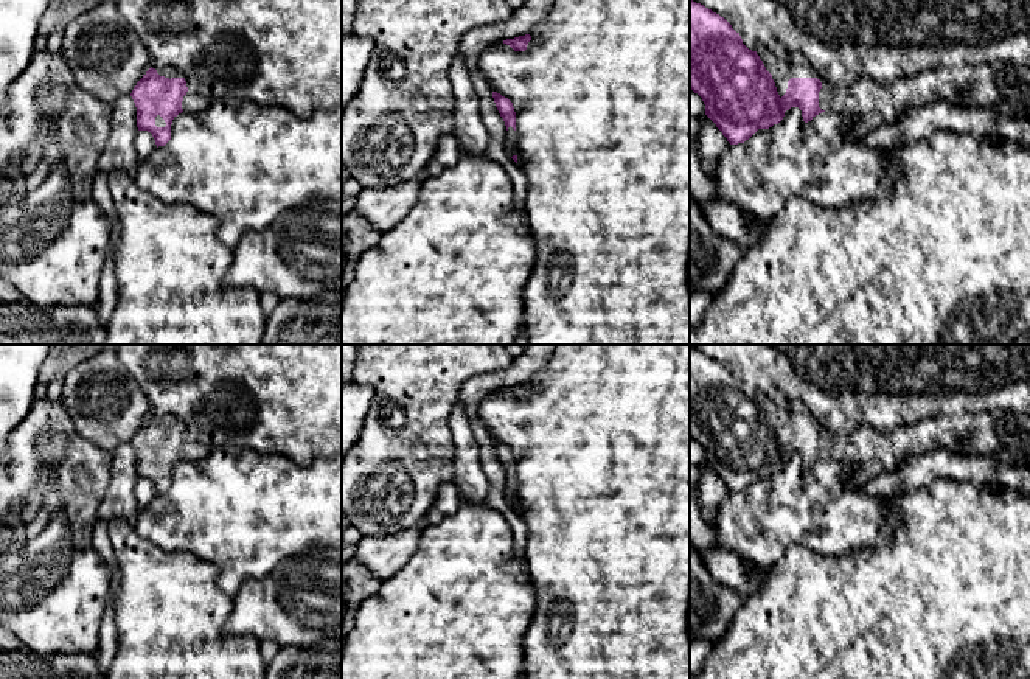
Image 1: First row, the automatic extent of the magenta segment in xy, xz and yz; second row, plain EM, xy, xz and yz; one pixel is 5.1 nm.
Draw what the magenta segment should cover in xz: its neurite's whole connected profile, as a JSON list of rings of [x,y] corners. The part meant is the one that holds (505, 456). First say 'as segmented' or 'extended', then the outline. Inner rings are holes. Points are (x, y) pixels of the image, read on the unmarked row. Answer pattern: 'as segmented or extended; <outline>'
extended; [[[492,440],[492,446],[506,474],[505,496],[506,500],[511,503],[514,502],[516,460],[513,451],[508,446],[502,444],[497,440]]]

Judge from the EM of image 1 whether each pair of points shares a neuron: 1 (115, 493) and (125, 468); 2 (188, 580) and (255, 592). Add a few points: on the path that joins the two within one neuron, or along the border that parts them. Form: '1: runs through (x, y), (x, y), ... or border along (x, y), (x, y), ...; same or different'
1: runs through (121, 487), (123, 474); same
2: border along (233, 598), (226, 630), (243, 634); different

